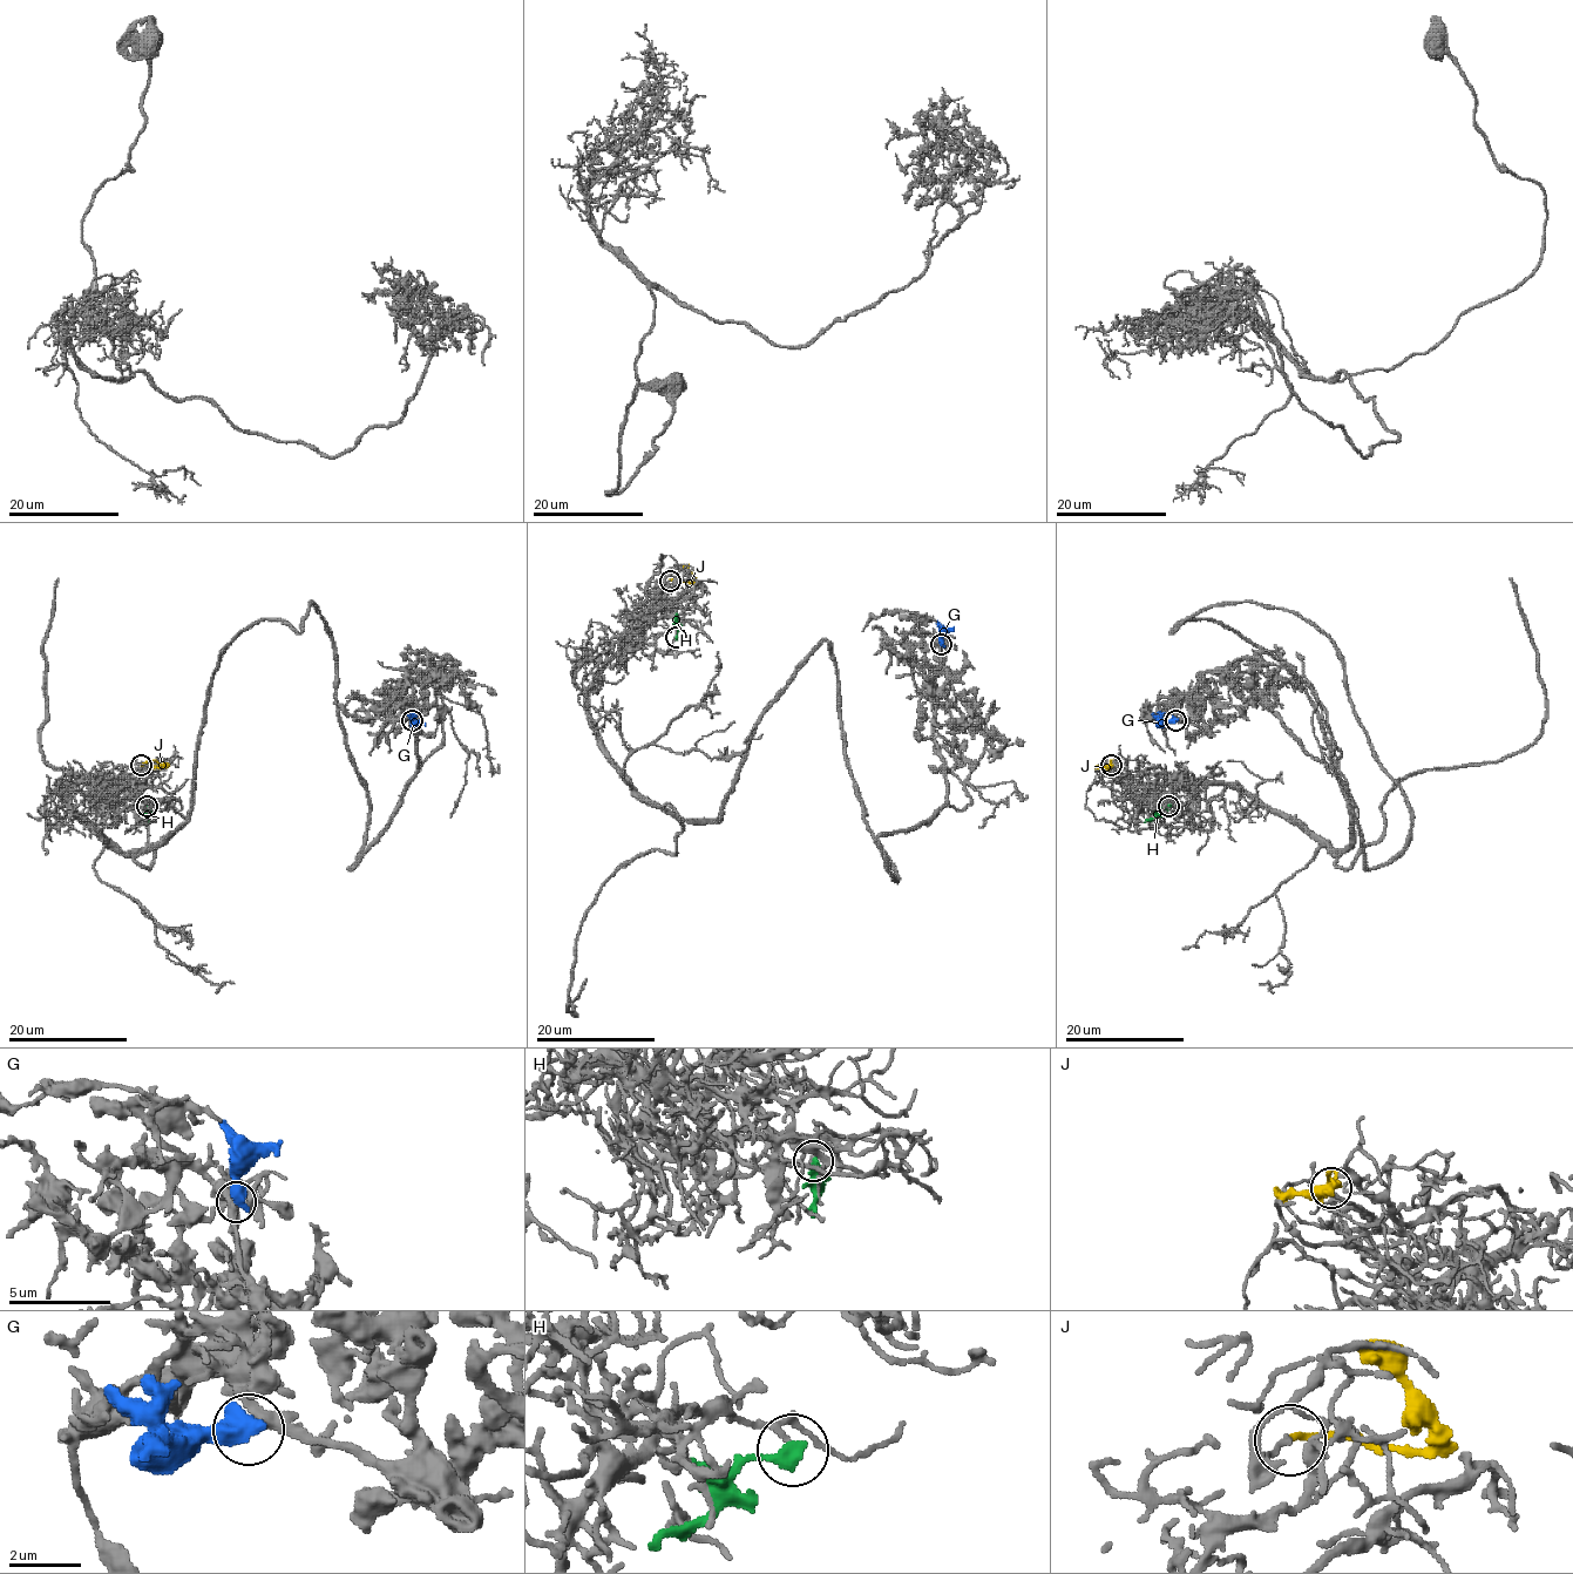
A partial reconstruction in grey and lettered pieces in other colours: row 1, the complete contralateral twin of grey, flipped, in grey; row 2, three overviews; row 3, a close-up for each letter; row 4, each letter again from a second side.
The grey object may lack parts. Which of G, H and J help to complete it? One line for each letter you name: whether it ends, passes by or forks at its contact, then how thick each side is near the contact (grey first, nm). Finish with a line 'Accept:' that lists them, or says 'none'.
G: it ends there; 320 nm thick on the grey side, 700 nm on the other
Accept: G

